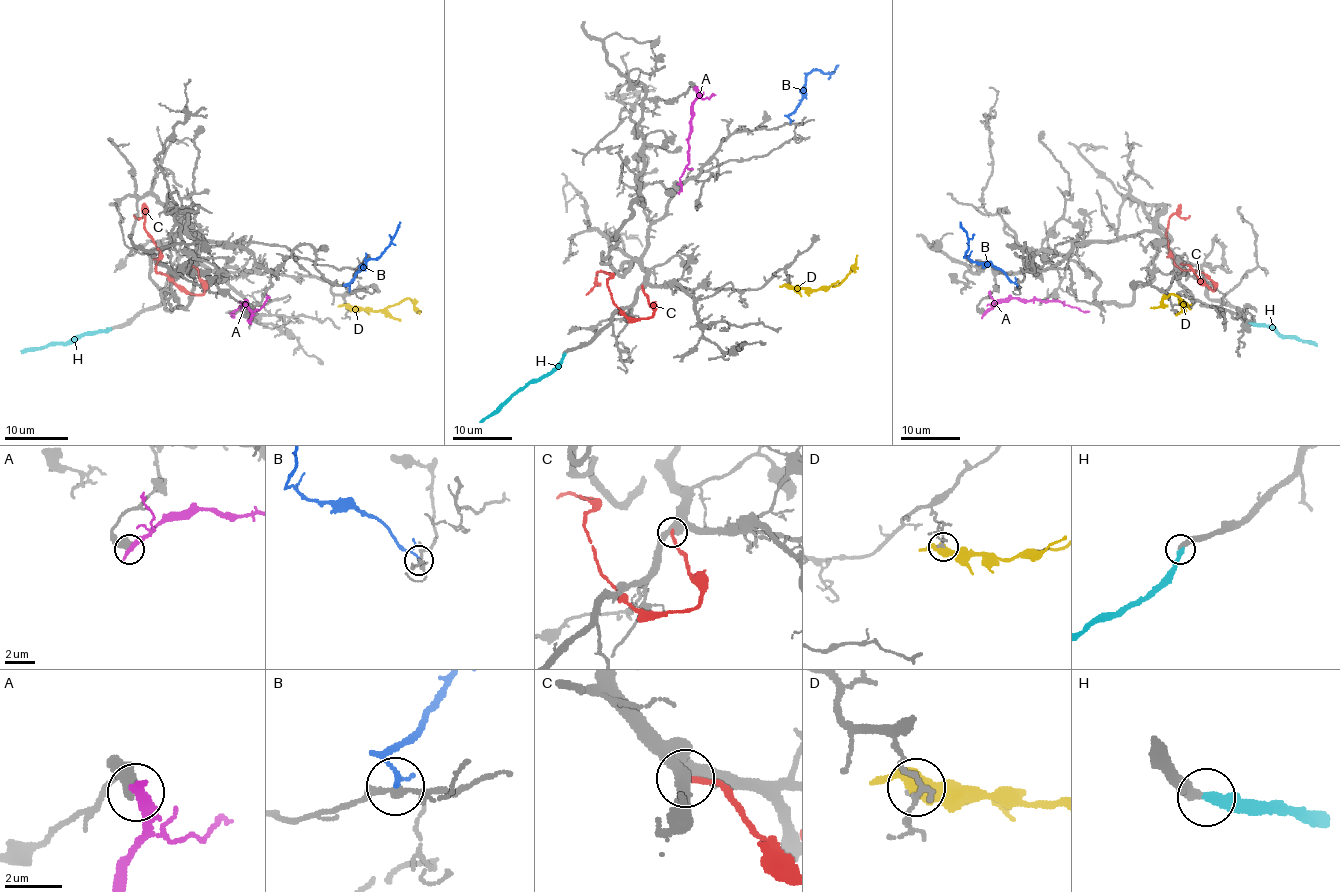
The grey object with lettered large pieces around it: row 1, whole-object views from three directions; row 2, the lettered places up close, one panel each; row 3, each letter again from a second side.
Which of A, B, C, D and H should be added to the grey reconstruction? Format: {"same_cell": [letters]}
{"same_cell": ["H"]}

